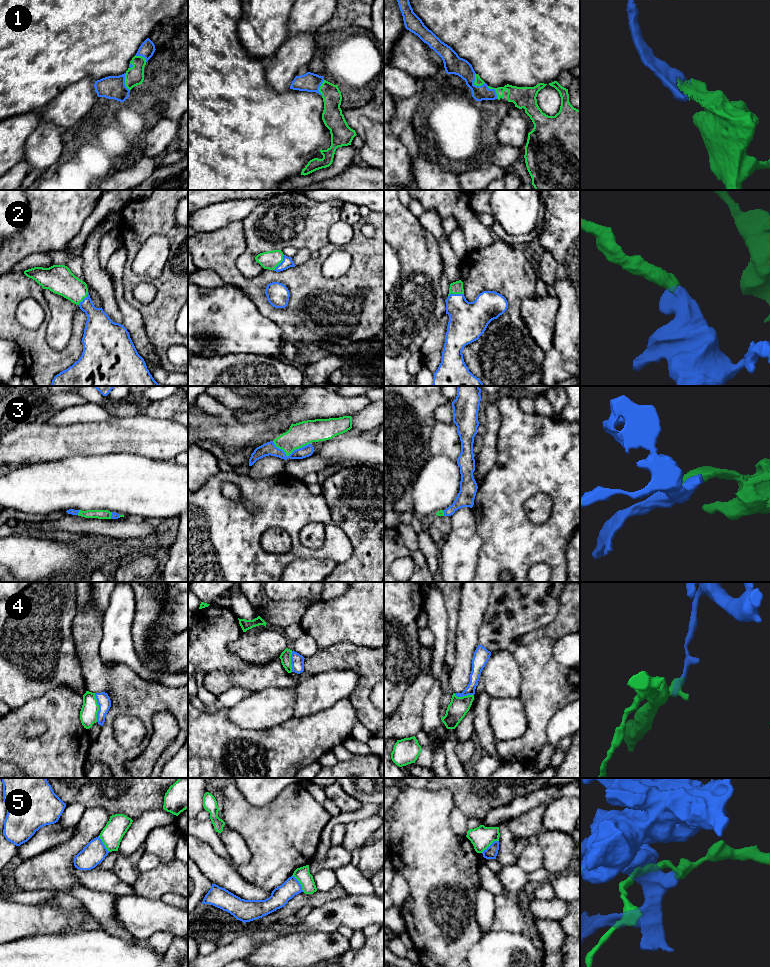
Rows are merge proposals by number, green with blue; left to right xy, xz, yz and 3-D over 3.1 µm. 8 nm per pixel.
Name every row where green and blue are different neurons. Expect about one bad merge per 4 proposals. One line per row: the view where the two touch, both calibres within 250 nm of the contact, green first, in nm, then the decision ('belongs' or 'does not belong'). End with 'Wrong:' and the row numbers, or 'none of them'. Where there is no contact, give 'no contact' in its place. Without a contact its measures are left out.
1: yz | 70/160 nm | belongs
2: yz | 100/300 nm | belongs
3: xz | 190/110 nm | belongs
4: xy | 140/110 nm | does not belong
5: xz | 120/150 nm | does not belong
Wrong: 4, 5

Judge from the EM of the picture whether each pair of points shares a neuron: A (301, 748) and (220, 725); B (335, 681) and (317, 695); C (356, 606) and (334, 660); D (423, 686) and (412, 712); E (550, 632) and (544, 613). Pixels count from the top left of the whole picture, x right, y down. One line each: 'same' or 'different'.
A: same
B: same
C: different
D: same
E: different

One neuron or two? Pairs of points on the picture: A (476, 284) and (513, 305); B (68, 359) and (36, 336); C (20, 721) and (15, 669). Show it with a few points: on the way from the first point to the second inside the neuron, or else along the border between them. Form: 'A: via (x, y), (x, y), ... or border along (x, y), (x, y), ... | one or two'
A: via (487, 284), (499, 284), (509, 294) | one
B: via (59, 359), (54, 359), (40, 345) | one
C: border along (40, 696), (34, 697), (22, 705), (11, 709) | two

